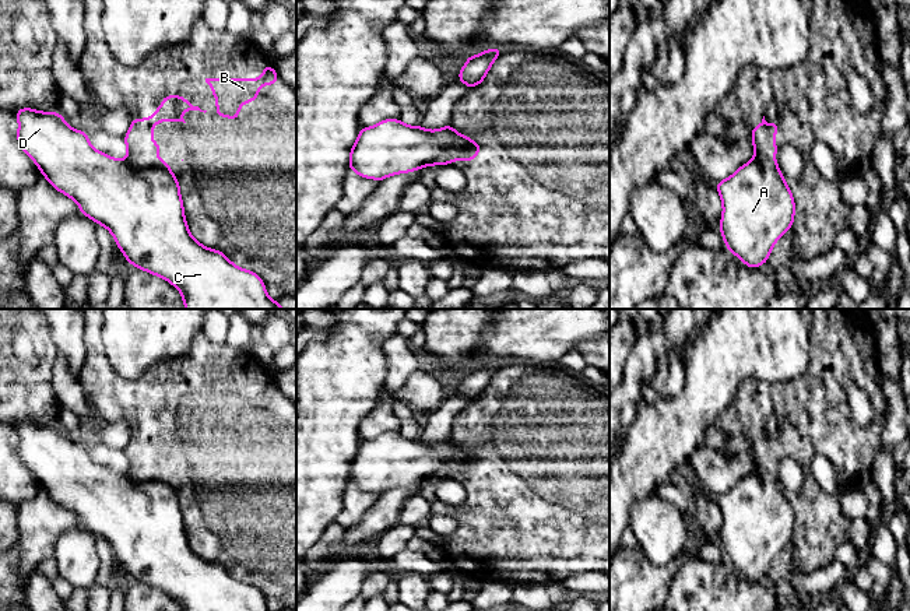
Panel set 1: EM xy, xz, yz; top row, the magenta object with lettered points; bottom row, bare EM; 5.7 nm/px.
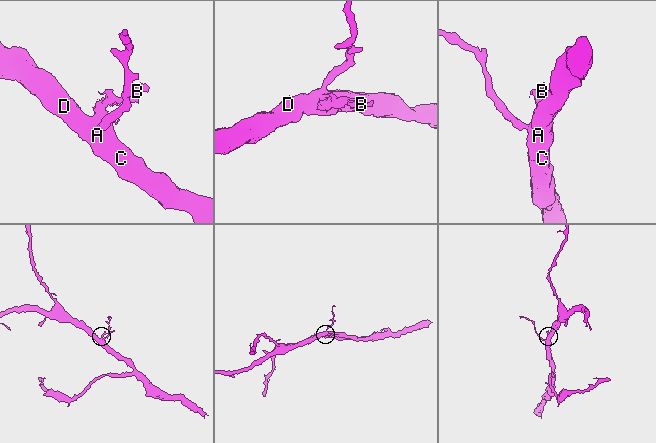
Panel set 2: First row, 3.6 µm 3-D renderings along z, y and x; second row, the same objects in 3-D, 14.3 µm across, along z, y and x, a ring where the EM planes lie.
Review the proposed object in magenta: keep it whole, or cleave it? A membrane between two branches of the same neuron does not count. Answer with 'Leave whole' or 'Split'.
Split

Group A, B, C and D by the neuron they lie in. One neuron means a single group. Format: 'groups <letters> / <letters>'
groups A C D / B

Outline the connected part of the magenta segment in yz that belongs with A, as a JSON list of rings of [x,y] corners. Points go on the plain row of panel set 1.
[[[749,474],[714,501],[723,517],[718,544],[725,562],[749,582],[767,576],[774,556],[794,535],[795,516],[786,491]]]

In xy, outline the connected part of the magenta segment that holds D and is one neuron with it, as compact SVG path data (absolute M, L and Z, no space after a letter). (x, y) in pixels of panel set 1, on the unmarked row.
M21 421L14 426L18 432L20 461L36 477L52 501L73 512L81 527L103 538L113 548L126 575L138 583L162 590L180 604L182 611L270 611L259 587L235 579L224 565L205 561L190 548L180 499L171 485L161 481L138 482L129 478L126 473L119 474L96 464L88 453L88 446L71 442L57 424L39 425Z

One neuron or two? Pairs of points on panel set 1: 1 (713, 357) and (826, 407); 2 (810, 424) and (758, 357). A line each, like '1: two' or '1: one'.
1: two
2: two

